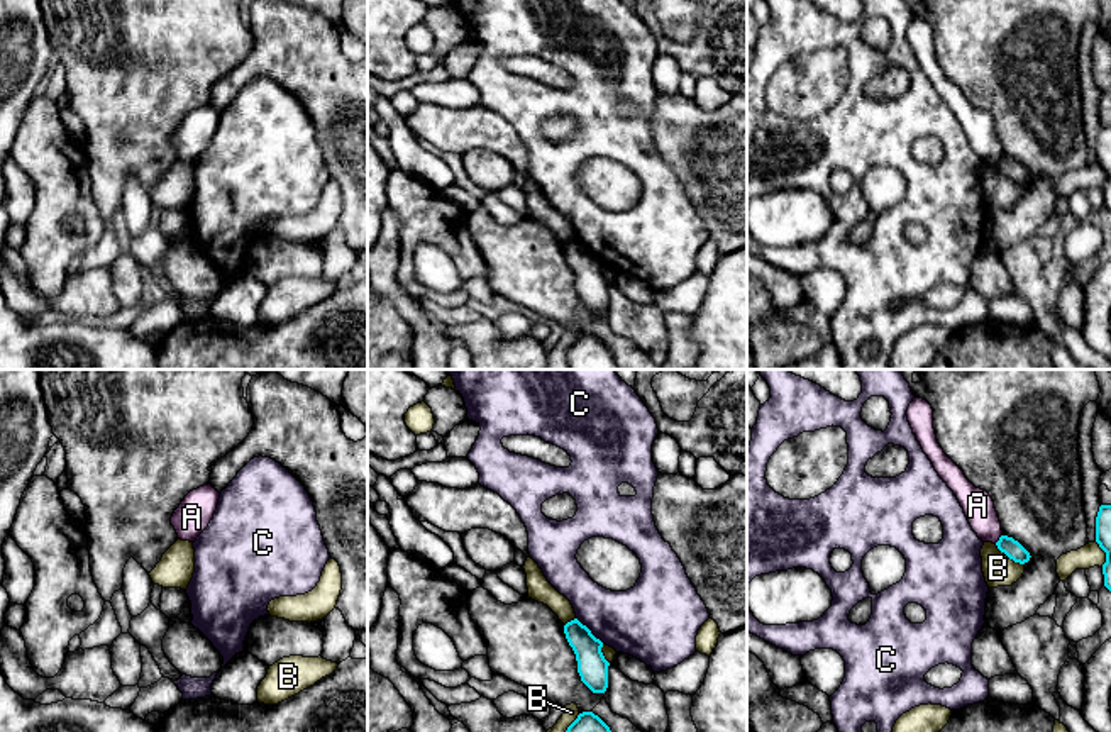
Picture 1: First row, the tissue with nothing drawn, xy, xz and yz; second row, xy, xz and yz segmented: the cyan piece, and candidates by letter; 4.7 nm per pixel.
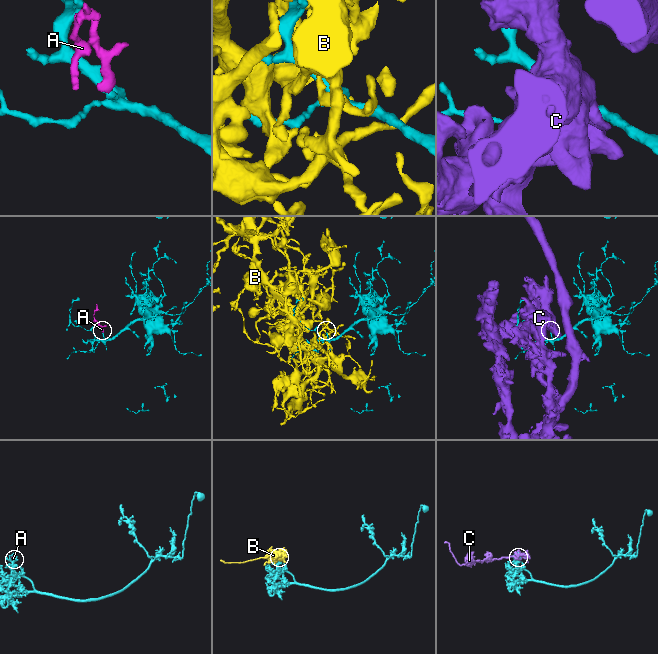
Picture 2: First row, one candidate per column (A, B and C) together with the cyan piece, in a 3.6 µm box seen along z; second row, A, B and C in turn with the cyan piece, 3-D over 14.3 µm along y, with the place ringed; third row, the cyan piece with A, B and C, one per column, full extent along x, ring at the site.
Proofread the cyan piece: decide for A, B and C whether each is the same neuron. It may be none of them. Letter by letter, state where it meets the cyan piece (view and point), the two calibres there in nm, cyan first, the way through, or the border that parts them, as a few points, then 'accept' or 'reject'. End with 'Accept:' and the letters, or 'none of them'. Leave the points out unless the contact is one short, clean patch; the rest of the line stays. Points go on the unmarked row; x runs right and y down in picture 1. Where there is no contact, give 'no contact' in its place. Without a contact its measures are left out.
A: yz (1000, 160) | 90/150 nm | along yz (1001, 155), (994, 163) | reject
B: yz (1010, 178) | 90/150 nm | reject
C: xz (590, 251) | 140/320 nm | reject
Accept: none of them

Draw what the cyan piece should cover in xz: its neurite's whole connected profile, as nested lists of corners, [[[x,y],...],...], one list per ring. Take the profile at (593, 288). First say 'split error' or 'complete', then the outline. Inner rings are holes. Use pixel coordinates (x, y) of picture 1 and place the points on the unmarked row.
complete; [[[578,239],[564,246],[564,254],[576,274],[581,302],[593,313],[605,313],[608,308],[610,283],[601,273],[603,263],[596,259]]]

